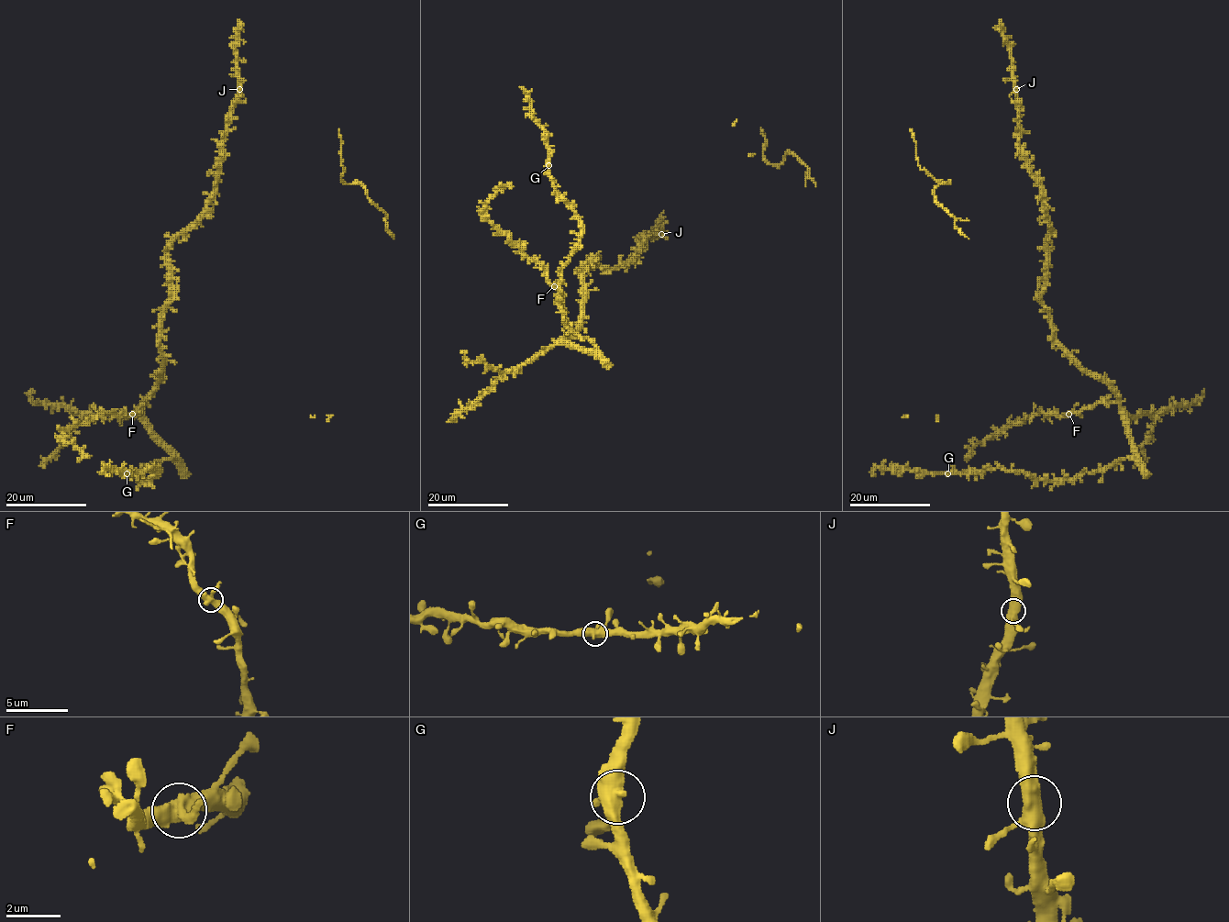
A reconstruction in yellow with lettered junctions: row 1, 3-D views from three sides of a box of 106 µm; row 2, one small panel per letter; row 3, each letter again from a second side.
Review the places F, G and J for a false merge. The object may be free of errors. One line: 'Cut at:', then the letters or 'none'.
Cut at: none

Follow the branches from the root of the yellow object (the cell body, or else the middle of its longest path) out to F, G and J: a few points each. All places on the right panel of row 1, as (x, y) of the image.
F: (1078, 361), (1086, 370), (1098, 375), (1117, 399), (1096, 402), (1068, 414)
G: (1078, 361), (1098, 375), (1120, 404), (1133, 457), (1101, 471), (1052, 480), (1002, 469), (947, 473)
J: (1078, 361), (1056, 338), (1050, 312), (1041, 298), (1050, 221), (1045, 212), (1040, 182), (1019, 145), (1016, 89)

